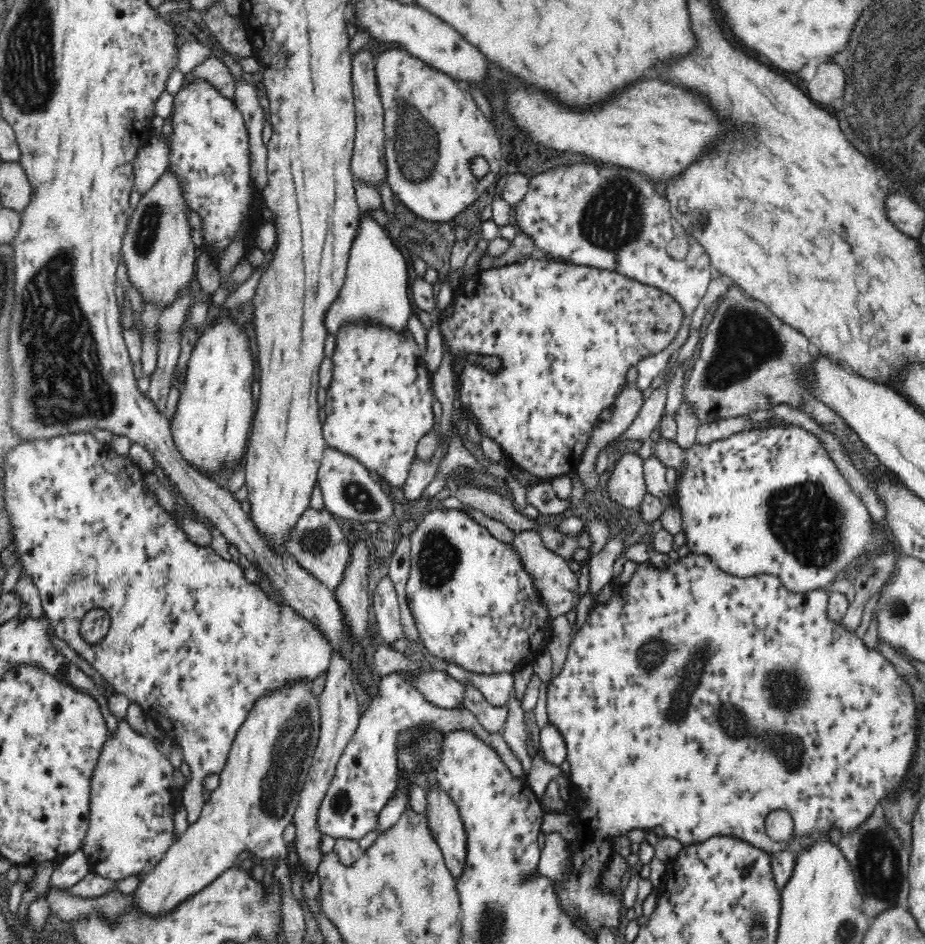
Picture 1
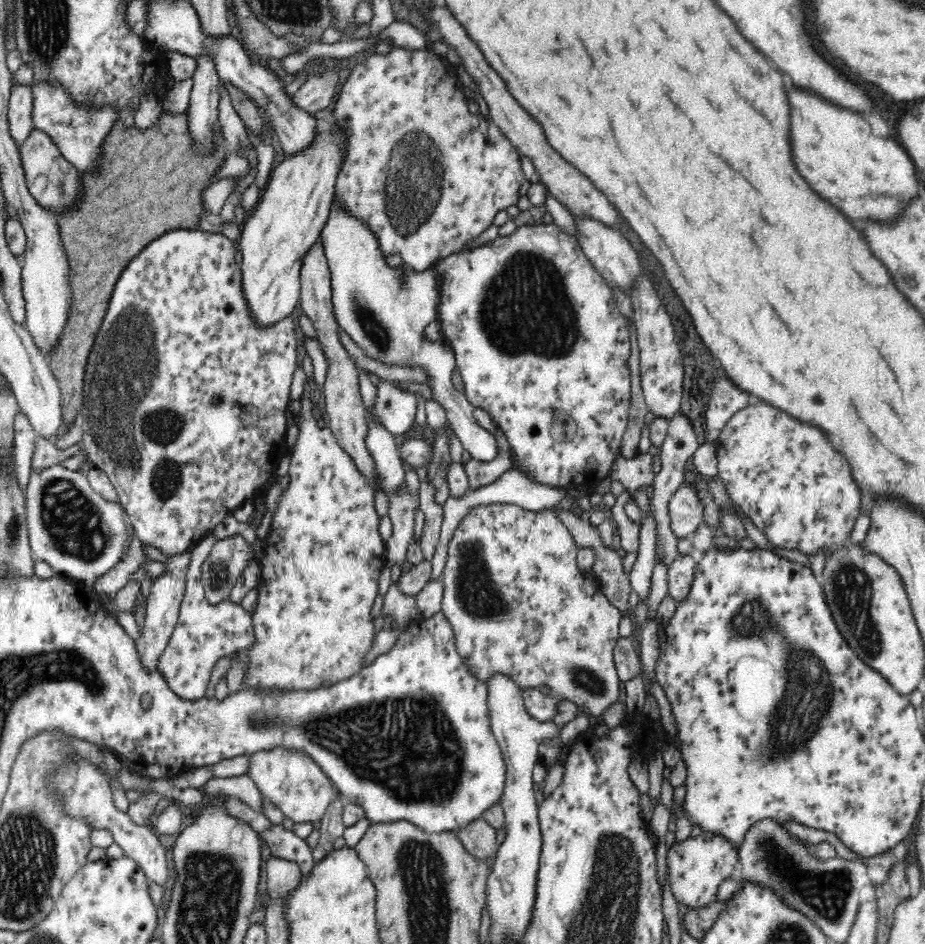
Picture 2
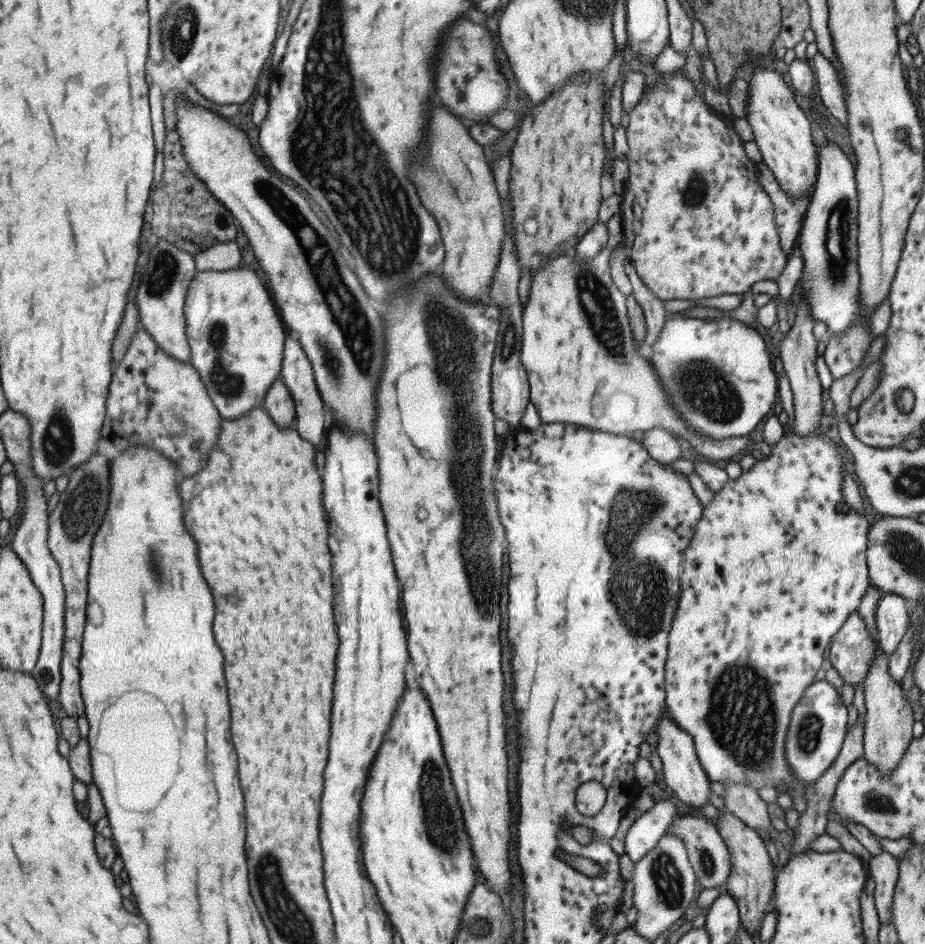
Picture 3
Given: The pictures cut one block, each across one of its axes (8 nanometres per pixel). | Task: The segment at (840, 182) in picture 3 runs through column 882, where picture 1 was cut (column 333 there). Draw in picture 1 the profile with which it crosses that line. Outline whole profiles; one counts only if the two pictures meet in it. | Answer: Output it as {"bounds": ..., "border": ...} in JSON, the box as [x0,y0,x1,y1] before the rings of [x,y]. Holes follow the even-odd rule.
{"bounds":[324,217,413,337],"border":[[[371,217],[361,218],[358,236],[352,243],[344,284],[331,308],[324,314],[324,327],[332,337],[344,322],[375,320],[394,330],[408,329],[408,314],[413,312],[408,296],[406,260],[398,244],[386,237],[384,230]]]}

